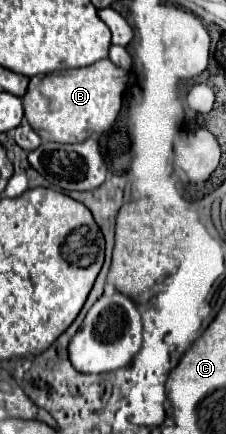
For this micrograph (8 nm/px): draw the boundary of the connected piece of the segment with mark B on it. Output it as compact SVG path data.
M101 60L85 68L45 74L43 78L33 76L29 80L27 94L23 96L25 118L41 140L75 144L99 136L115 122L121 110L125 84L127 72L117 68L111 60Z

